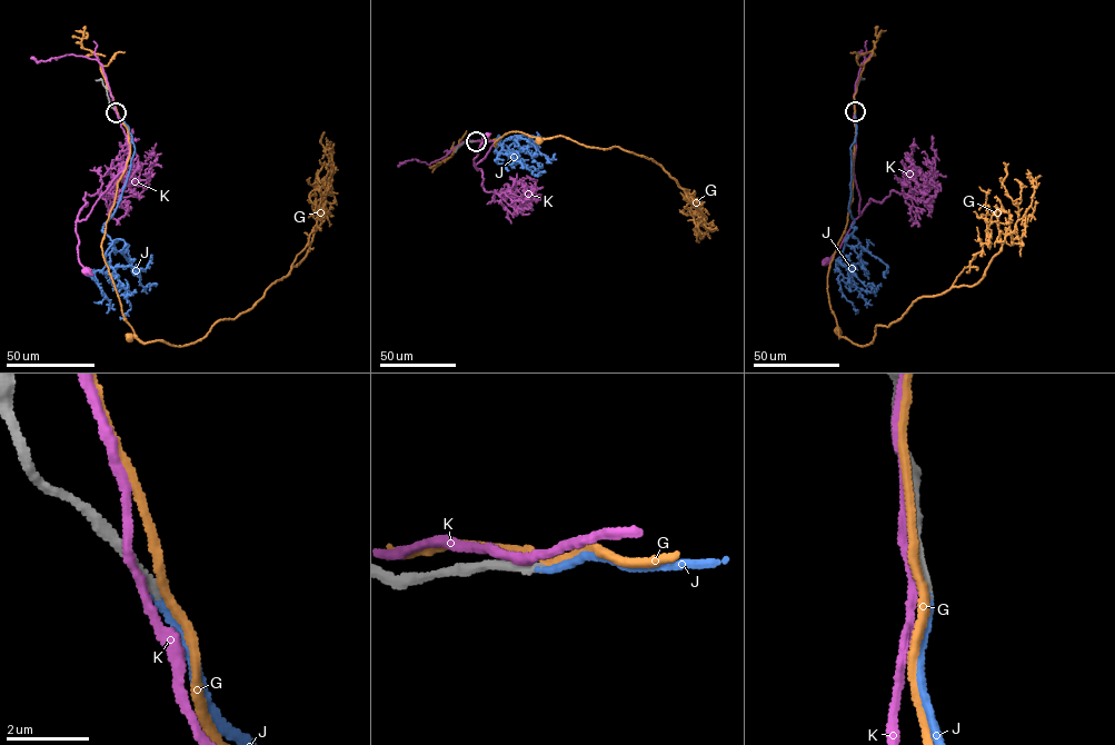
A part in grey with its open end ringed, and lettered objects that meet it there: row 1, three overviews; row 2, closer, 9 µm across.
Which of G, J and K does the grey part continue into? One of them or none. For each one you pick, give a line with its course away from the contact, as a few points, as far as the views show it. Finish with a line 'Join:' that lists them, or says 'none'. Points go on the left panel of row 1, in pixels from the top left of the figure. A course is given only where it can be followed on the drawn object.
J: Its course: (117, 112), (135, 151), (121, 199), (103, 225), (112, 241), (106, 260), (137, 267), (143, 287), (157, 284)
Join: J

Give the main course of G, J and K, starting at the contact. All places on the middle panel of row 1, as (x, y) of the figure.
G: (476, 141), (497, 140), (497, 147), (495, 141), (513, 131), (539, 139)
J: (476, 141), (499, 136), (495, 151), (498, 155), (507, 139), (527, 135), (547, 158), (551, 159), (555, 154)
K: (475, 141), (497, 141), (474, 165), (484, 138)

